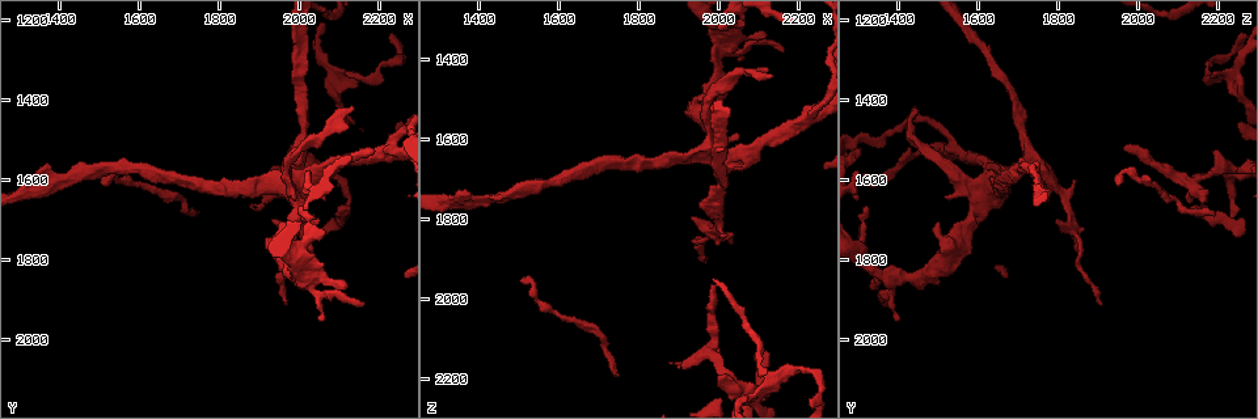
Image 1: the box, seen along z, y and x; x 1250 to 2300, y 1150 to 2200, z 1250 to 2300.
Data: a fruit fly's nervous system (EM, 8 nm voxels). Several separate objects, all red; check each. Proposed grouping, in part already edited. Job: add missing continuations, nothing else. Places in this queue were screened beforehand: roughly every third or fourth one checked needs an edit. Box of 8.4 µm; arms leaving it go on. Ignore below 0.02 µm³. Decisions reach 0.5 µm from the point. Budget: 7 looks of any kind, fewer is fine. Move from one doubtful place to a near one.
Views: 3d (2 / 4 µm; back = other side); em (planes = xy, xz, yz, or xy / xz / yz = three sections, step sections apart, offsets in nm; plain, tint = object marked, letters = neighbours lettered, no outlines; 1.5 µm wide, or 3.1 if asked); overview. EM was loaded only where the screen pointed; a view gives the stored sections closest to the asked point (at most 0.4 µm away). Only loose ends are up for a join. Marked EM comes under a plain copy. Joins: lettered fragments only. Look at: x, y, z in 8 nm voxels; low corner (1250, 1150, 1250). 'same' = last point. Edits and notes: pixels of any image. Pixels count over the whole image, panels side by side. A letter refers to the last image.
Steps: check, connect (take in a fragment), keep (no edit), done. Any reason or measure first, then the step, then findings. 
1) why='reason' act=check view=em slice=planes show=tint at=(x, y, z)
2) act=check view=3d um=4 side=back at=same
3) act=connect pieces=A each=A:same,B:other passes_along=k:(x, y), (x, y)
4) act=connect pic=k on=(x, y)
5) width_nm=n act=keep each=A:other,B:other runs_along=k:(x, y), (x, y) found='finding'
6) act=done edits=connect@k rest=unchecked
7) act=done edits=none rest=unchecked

why='free end' act=check view=3d um=2 side=back at=(2005, 1670, 1330)

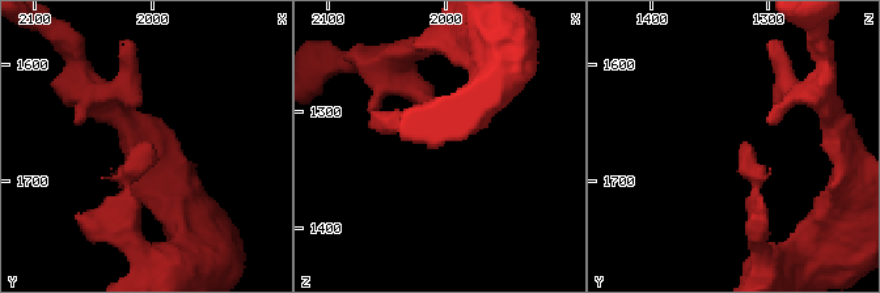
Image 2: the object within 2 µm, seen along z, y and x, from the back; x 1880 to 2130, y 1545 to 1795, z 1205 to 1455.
act=check view=em slice=planes show=letters at=(2004, 1672, 1324)

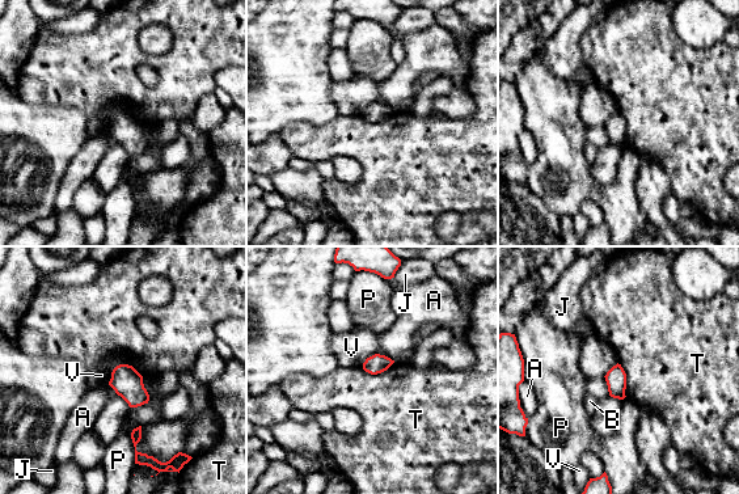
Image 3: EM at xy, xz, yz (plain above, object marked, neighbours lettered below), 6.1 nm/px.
act=keep each=A:other,B:other,J:other,P:other,T:other,V:other border=3:(617, 363), (625, 374), (626, 396) found='no lettered fragment goes on from it'

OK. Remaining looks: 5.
why='long arm stops here' act=check view=3d um=4 at=(2135, 1420, 1440)

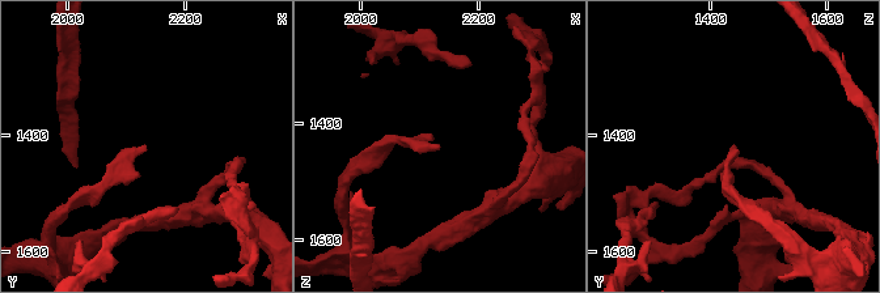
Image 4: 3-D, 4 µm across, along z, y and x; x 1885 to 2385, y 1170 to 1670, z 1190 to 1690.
why='need the tissue' act=check view=em slice=yz step=4 show=letters at=(2135, 1420, 1445)

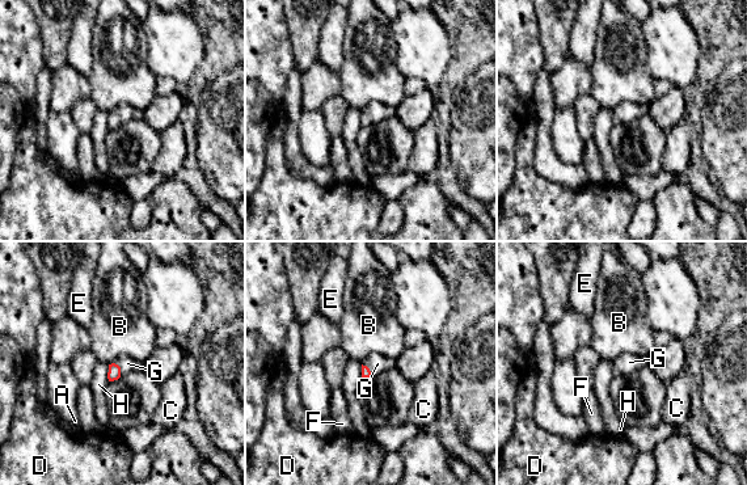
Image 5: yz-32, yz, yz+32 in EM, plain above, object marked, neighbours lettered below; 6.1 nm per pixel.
act=check view=em slice=planes show=letters at=same

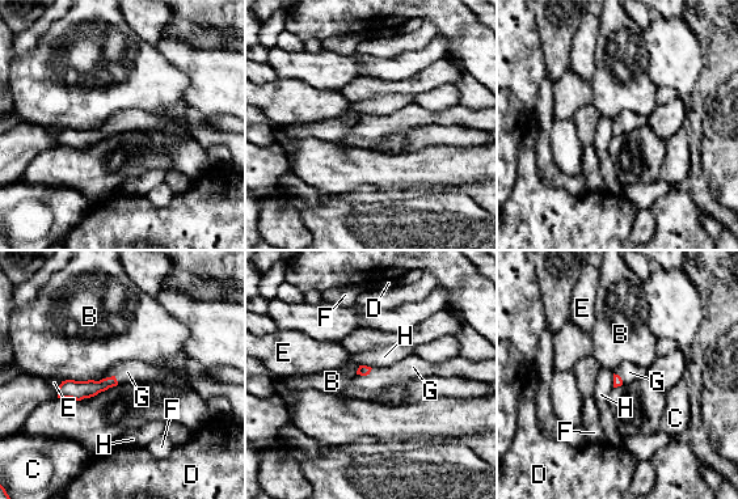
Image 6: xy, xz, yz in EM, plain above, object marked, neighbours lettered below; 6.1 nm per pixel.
act=connect pieces=G each=B:other,C:other,D:other,E:other,F:other,G:same,H:other passes_along=6:(77, 390), (116, 379), (127, 372) found='the neuron continues'

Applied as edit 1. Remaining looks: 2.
act=done edits=connect@6 rest=unchecked

